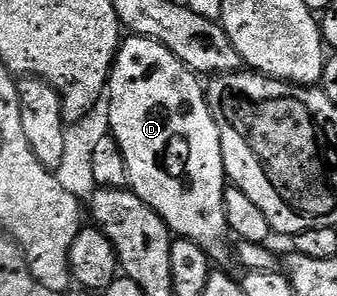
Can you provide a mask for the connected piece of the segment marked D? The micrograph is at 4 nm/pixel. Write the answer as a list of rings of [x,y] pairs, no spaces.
[[[131,35],[120,42],[119,50],[115,53],[105,88],[105,107],[106,103],[107,119],[111,122],[109,135],[117,141],[125,157],[130,190],[141,197],[145,205],[152,207],[178,238],[188,239],[203,248],[212,264],[223,265],[219,263],[227,263],[230,259],[232,262],[233,247],[227,244],[229,228],[223,208],[225,176],[221,141],[209,113],[205,87],[200,76],[190,71],[180,59],[173,57],[173,53],[165,49],[165,45],[152,39],[142,39],[139,35]]]

